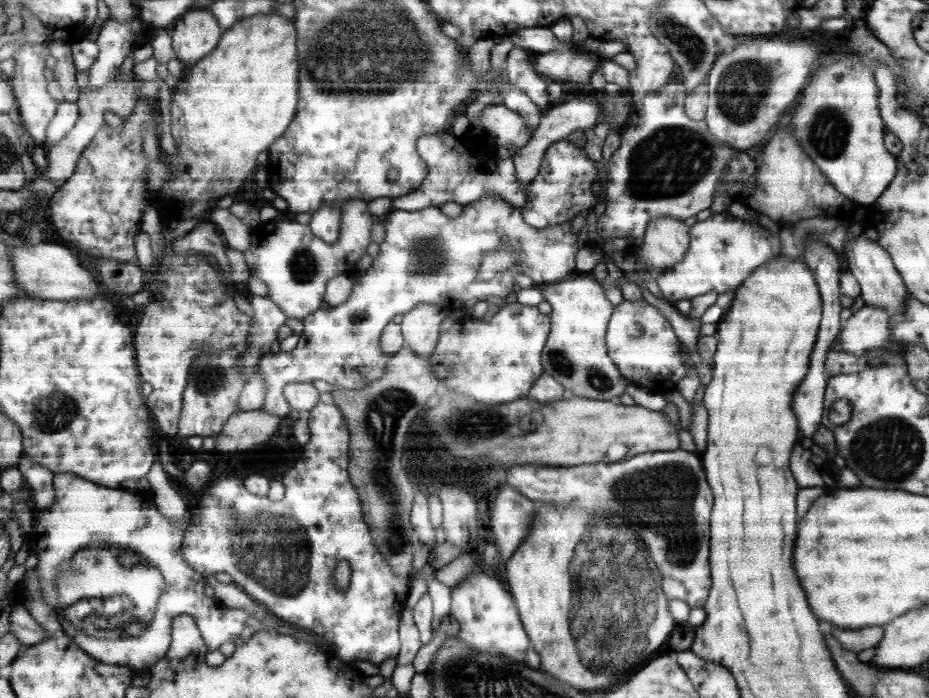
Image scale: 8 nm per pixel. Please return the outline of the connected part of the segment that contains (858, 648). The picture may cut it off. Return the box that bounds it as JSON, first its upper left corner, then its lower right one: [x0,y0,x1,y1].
[830,627,885,652]

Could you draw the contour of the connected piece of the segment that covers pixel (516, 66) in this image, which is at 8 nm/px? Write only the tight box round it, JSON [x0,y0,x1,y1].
[506,46,550,113]

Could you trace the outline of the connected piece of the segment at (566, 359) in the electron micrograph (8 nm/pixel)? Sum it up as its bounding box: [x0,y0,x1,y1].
[535,277,630,400]

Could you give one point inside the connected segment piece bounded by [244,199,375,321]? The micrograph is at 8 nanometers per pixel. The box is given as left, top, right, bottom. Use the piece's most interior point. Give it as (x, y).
(295, 265)

